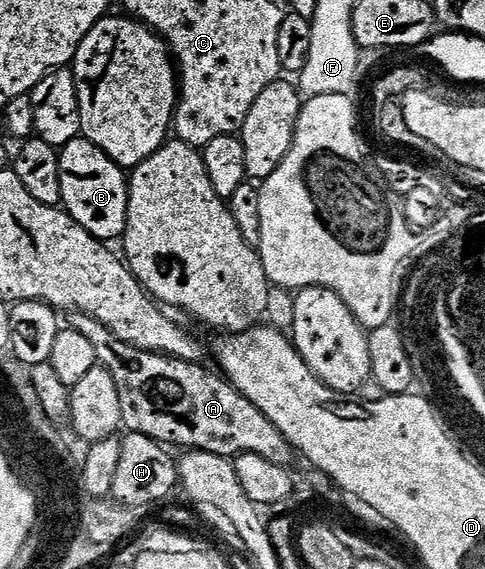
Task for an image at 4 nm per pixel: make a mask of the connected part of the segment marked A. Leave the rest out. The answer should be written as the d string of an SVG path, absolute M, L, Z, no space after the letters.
M81 312L71 313L70 327L94 345L99 367L110 370L114 386L118 386L118 406L122 406L120 423L127 431L141 432L165 446L181 444L184 450L229 458L258 454L266 462L291 465L294 449L282 430L223 375L207 372L203 363L191 364L135 348L102 326L102 322Z

